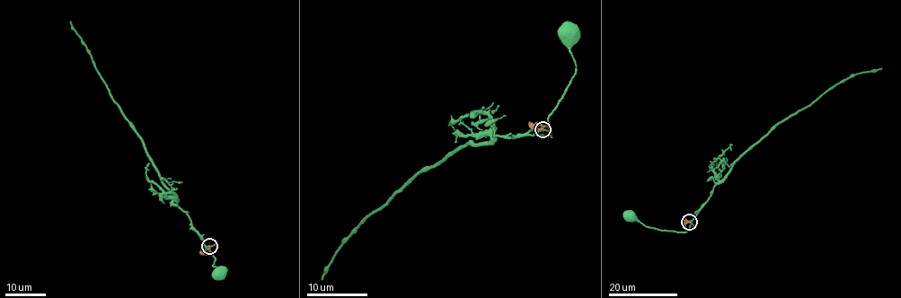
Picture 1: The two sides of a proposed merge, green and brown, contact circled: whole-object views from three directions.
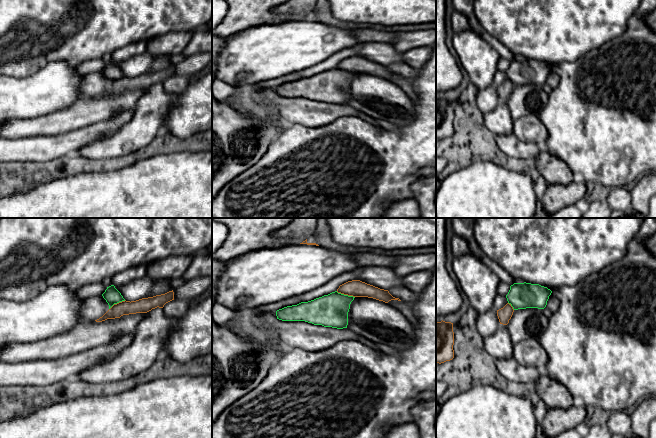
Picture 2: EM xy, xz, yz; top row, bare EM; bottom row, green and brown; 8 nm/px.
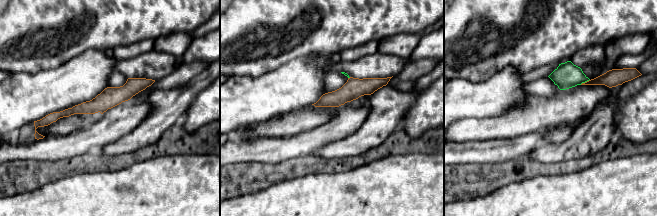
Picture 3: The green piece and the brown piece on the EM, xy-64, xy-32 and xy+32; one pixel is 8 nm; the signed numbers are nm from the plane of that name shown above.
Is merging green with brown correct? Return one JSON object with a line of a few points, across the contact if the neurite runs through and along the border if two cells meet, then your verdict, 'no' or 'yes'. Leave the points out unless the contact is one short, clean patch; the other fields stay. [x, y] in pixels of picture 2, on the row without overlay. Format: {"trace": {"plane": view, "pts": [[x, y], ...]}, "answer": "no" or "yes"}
{"trace": {"plane": "xz", "pts": [[336, 67], [354, 73]]}, "answer": "no"}

